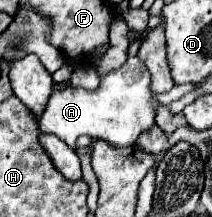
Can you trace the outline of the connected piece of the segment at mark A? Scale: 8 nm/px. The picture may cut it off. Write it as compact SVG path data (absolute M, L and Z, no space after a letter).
M129 57L119 69L113 69L101 75L101 85L95 91L81 87L65 87L63 91L53 91L45 113L39 123L39 131L53 133L69 147L83 135L91 139L103 139L113 147L133 147L141 133L149 131L155 125L155 111L161 107L161 101L151 89L151 73L139 57Z

